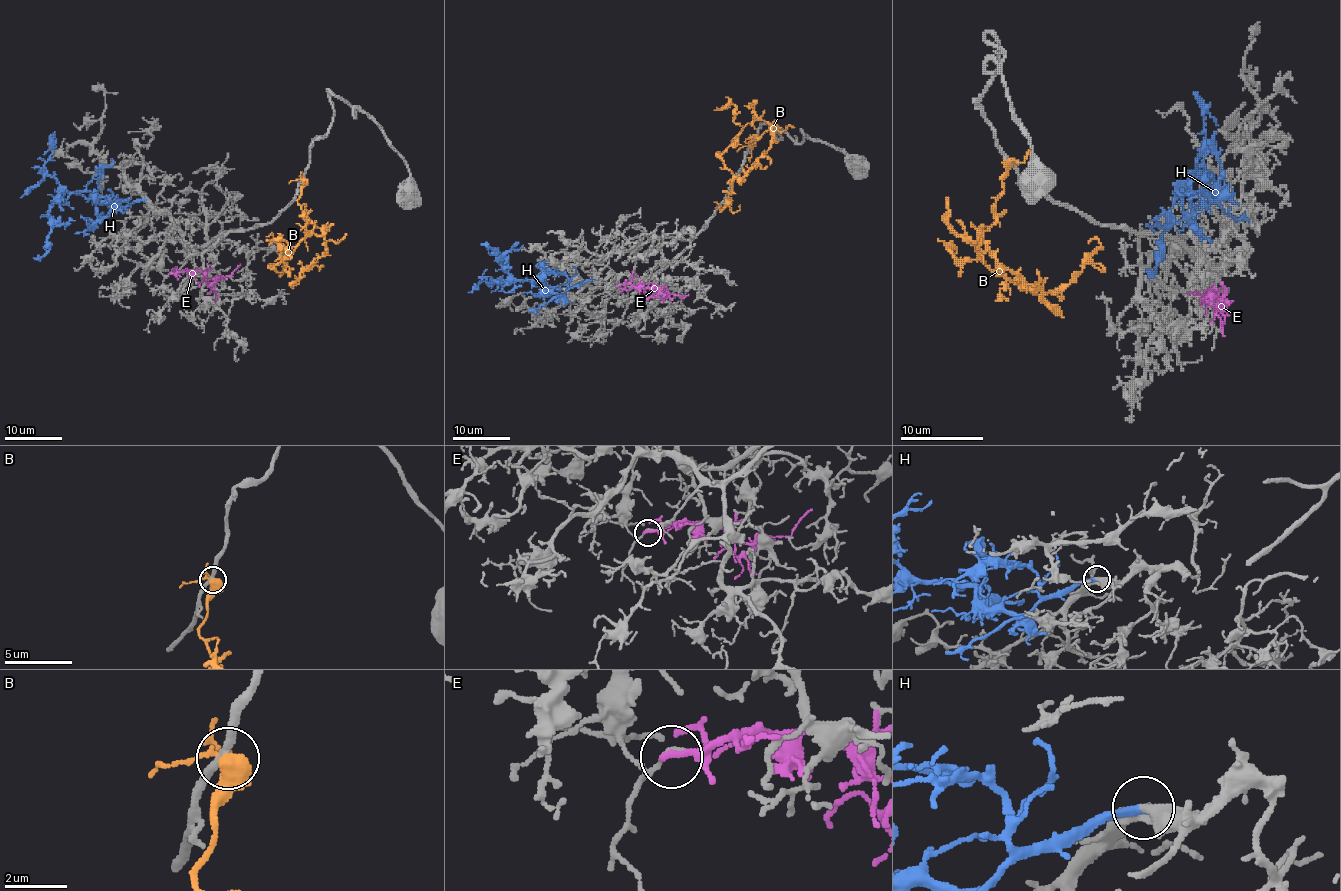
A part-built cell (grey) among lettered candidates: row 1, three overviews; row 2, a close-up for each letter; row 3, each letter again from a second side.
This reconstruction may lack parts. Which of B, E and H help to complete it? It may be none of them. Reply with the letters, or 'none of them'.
H

